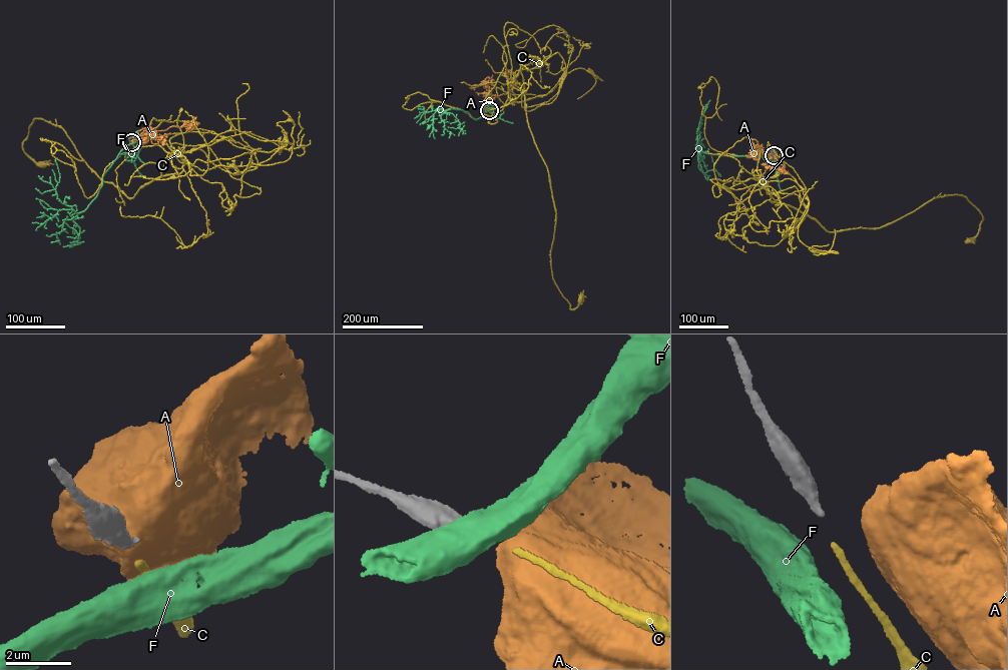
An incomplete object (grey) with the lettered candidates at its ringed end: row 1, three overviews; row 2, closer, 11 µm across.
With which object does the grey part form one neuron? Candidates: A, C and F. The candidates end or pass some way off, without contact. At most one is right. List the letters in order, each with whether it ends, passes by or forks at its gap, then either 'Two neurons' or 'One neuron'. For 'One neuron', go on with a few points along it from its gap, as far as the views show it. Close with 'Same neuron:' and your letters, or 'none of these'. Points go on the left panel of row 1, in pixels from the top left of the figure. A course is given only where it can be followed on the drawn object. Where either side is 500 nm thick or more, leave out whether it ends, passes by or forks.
A: Two neurons
C: It ends there. One neuron. Its course: (131, 143), (179, 155), (183, 171), (128, 197), (61, 128), (36, 118), (22, 147), (43, 163)
F: Two neurons
Same neuron: C

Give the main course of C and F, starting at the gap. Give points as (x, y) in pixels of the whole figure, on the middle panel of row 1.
C: (489, 110), (503, 109), (509, 82), (524, 94), (556, 212), (553, 278), (571, 309), (580, 298)
F: (489, 110), (475, 119), (461, 109), (438, 108), (428, 112), (418, 106)

